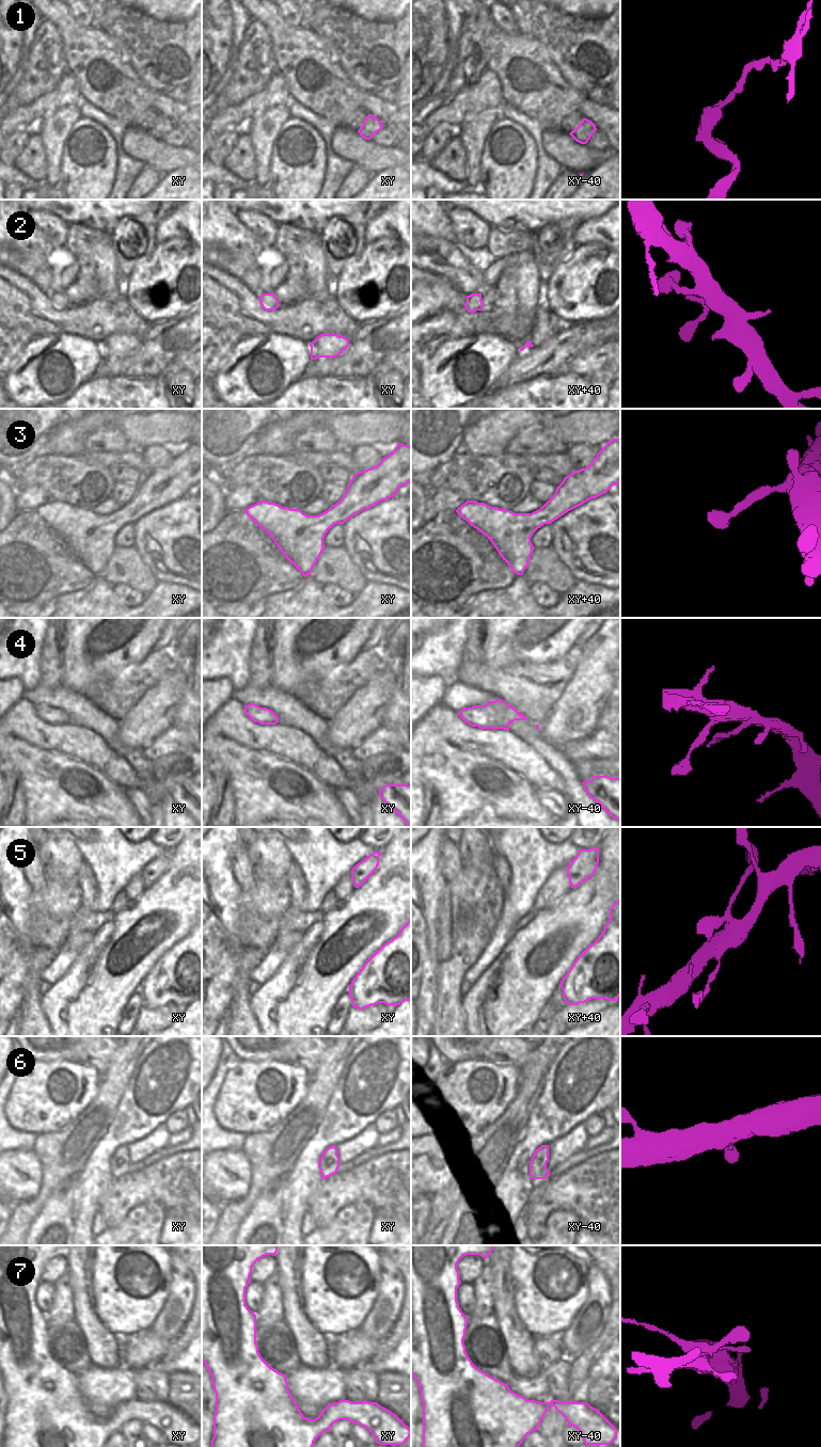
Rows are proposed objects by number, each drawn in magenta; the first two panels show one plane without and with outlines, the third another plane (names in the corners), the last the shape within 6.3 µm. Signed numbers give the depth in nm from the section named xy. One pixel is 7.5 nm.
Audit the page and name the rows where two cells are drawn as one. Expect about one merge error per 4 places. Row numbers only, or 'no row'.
no row

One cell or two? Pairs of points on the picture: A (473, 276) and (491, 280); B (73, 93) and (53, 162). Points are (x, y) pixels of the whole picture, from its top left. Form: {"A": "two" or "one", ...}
{"A": "two", "B": "two"}

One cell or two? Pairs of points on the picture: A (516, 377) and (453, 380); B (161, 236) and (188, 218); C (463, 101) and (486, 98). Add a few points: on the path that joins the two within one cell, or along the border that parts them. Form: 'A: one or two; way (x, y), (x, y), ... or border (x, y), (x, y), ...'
A: two; border (514, 359), (496, 380), (492, 391)
B: one; way (168, 229), (182, 221)
C: one; way (469, 101), (474, 98), (480, 98)

